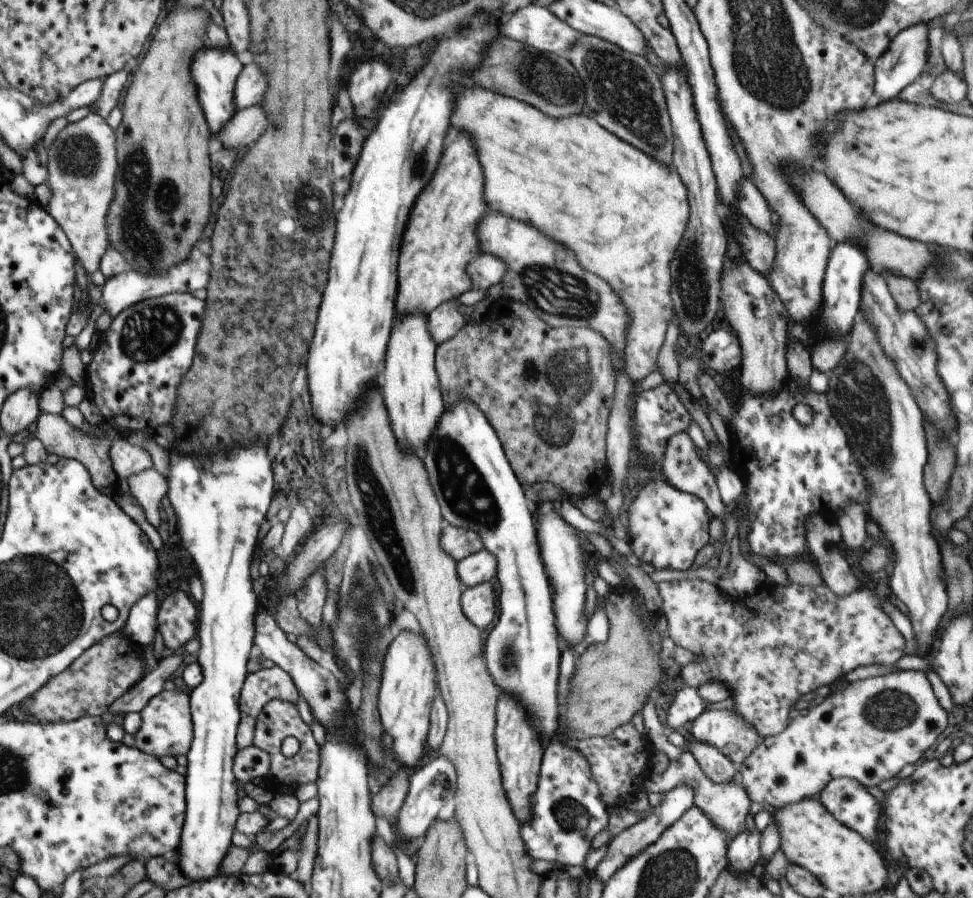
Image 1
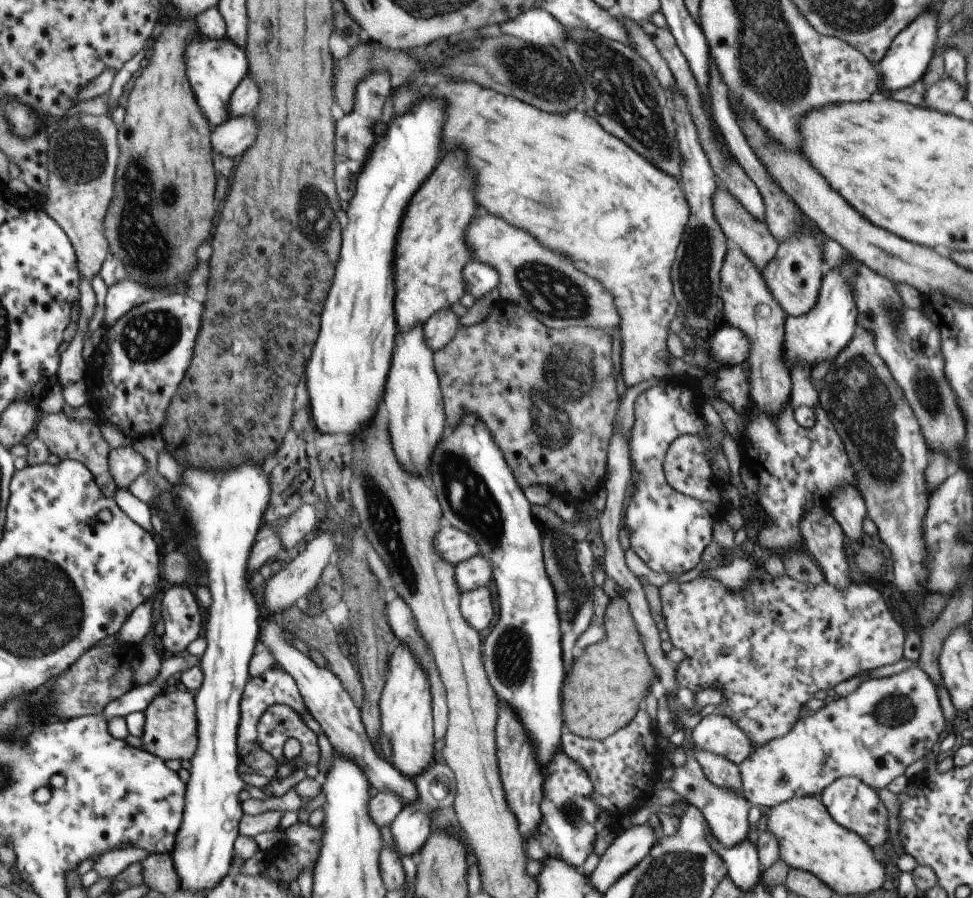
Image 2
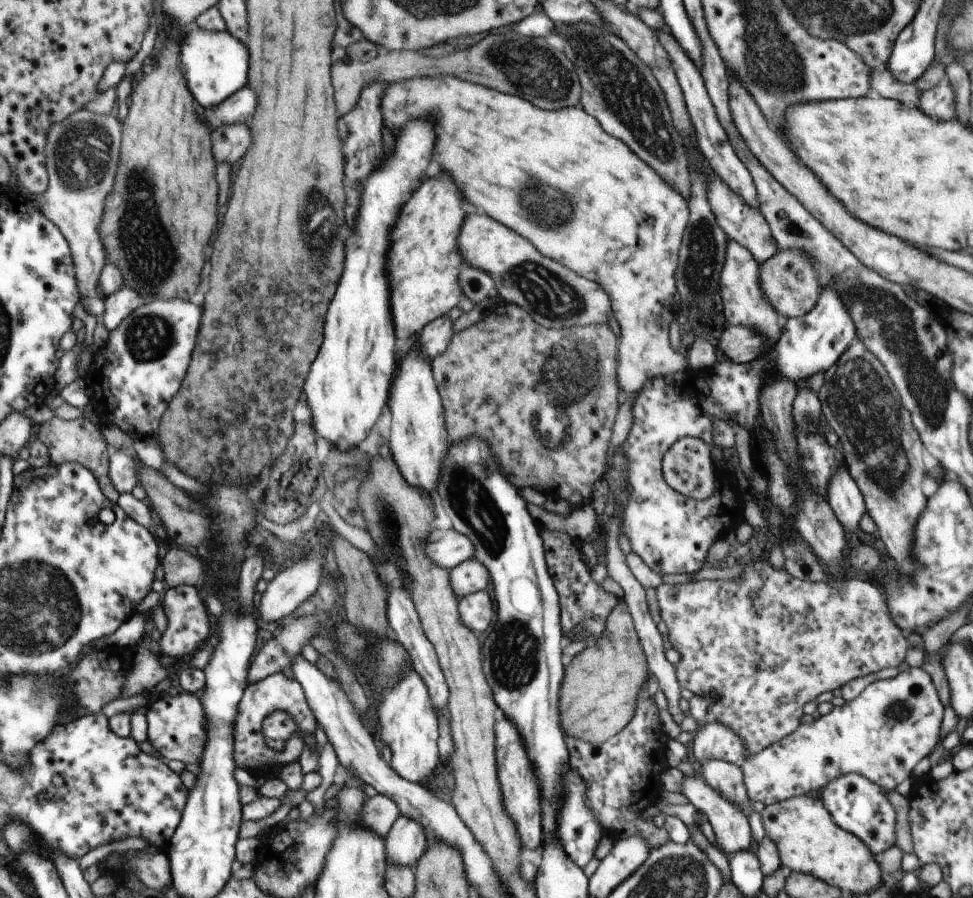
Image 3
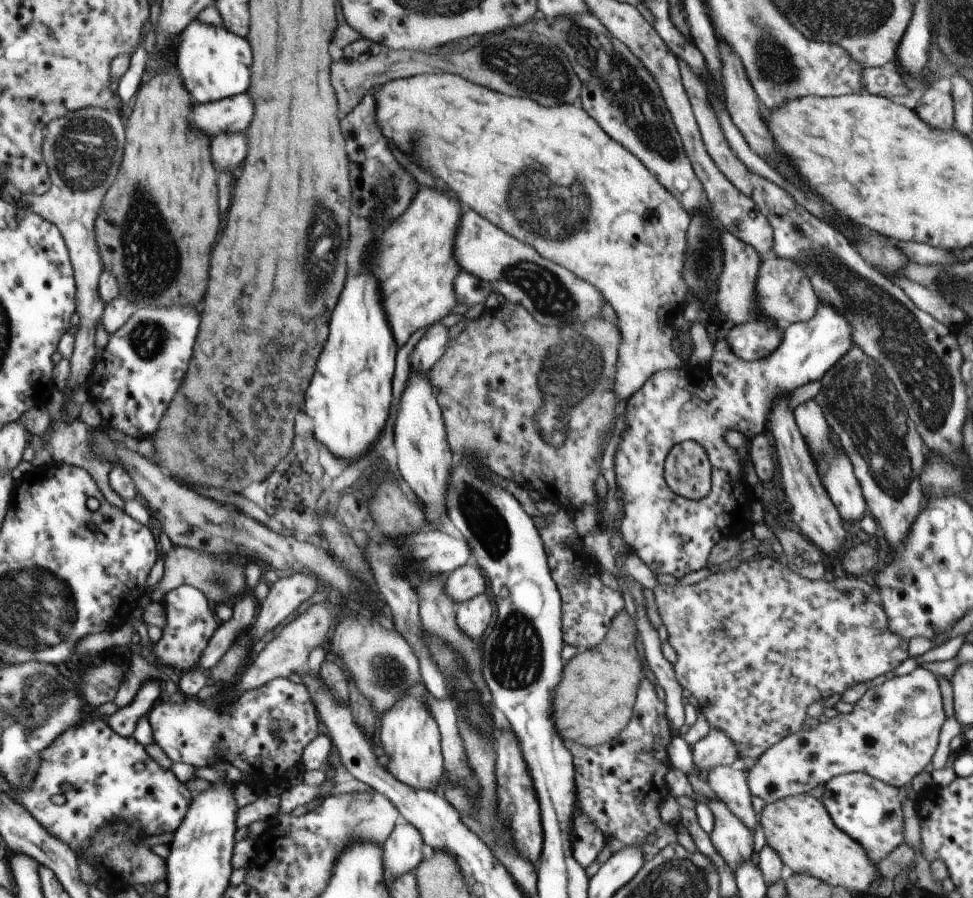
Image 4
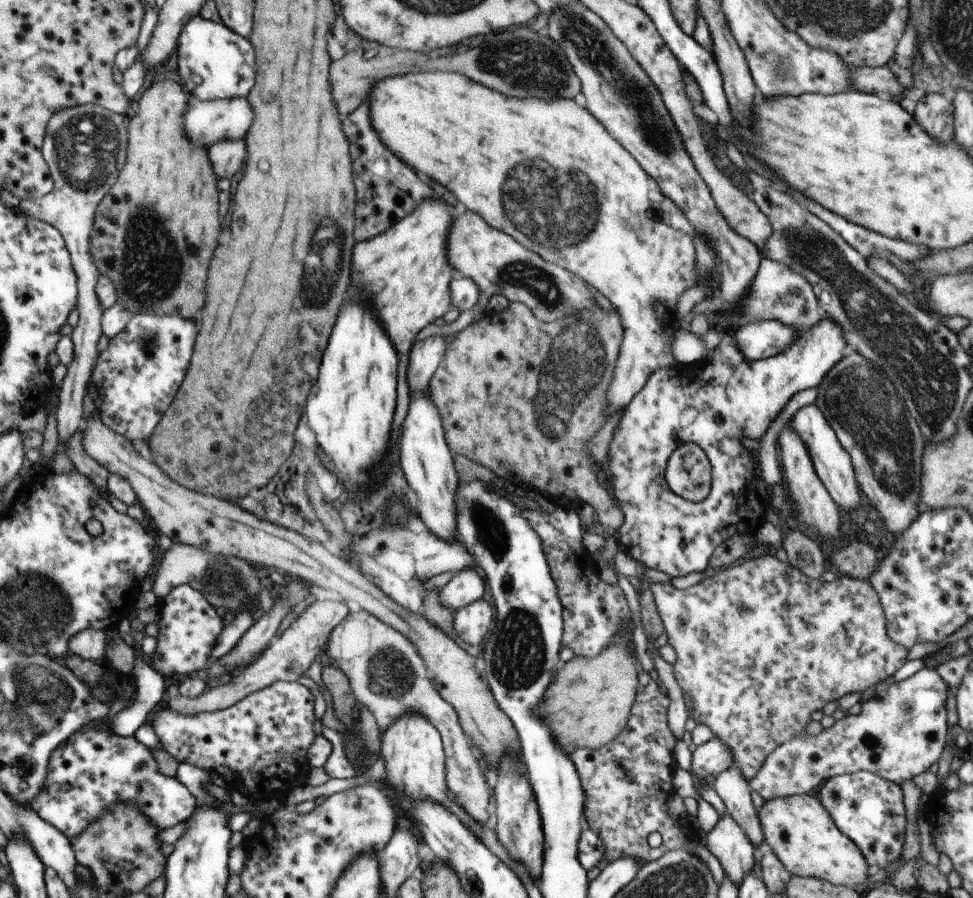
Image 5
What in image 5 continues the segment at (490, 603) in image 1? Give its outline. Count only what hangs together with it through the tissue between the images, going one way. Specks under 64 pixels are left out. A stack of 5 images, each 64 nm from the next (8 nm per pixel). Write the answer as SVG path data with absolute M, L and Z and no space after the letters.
M476 600L454 612L456 640L464 640L470 646L478 646L485 640L494 618L494 610L486 600Z

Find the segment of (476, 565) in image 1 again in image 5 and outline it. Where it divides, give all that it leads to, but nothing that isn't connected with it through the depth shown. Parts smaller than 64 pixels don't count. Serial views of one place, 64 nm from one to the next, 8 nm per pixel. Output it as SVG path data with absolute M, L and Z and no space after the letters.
M471 565L467 570L459 571L456 576L442 588L439 593L443 606L450 607L454 612L484 596L486 586L484 578L478 576Z

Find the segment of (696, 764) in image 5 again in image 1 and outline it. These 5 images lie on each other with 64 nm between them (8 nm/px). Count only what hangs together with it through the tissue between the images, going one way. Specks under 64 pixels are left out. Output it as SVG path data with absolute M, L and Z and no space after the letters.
M706 710L692 722L692 736L718 748L740 767L763 740L741 715L732 710Z

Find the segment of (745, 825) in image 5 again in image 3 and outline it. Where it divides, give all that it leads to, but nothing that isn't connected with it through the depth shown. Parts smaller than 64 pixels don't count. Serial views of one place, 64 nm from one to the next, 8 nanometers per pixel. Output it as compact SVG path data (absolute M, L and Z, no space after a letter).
M706 760L699 767L710 788L720 792L734 806L738 806L746 814L746 818L751 816L752 803L739 764L722 762L722 760Z

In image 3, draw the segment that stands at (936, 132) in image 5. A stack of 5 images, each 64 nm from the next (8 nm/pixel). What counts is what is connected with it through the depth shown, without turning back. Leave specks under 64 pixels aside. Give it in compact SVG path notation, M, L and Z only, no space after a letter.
M936 85L922 92L918 102L919 109L936 120L952 120L955 117L956 97L951 85Z

